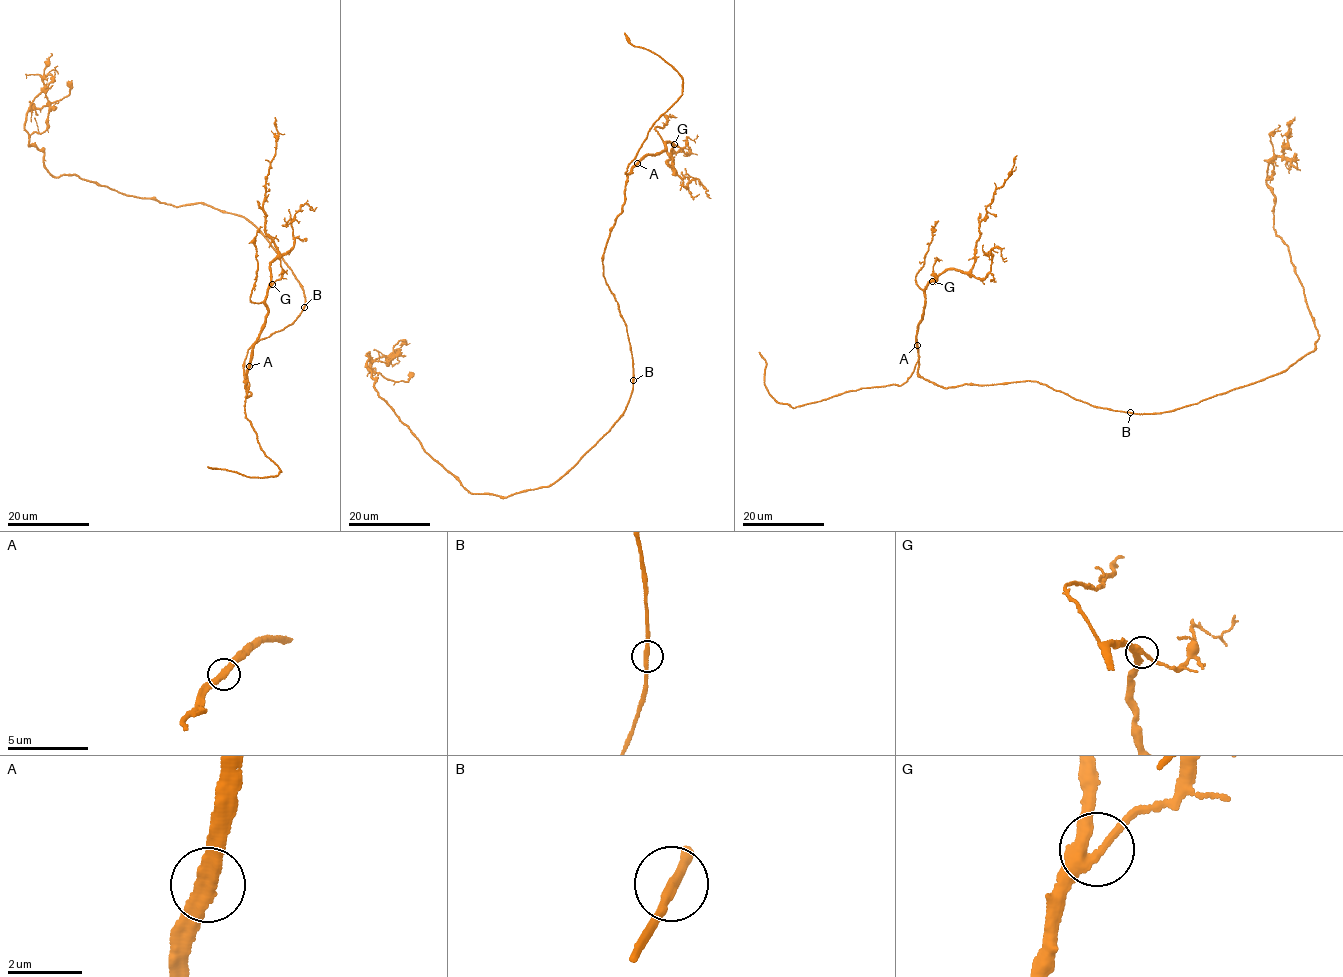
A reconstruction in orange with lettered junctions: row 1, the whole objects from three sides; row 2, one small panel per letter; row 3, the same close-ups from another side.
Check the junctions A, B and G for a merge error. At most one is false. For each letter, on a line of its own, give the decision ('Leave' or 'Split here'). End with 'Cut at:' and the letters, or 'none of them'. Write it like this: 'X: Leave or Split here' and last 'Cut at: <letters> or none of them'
A: Leave
B: Leave
G: Leave
Cut at: none of them

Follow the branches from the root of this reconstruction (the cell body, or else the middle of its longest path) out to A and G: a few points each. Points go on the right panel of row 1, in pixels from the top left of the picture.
A: (1129, 413), (1095, 407), (1036, 381), (939, 386), (918, 374), (917, 345)
G: (1129, 413), (1095, 407), (1036, 381), (946, 387), (926, 380), (918, 371), (917, 330), (932, 281)

